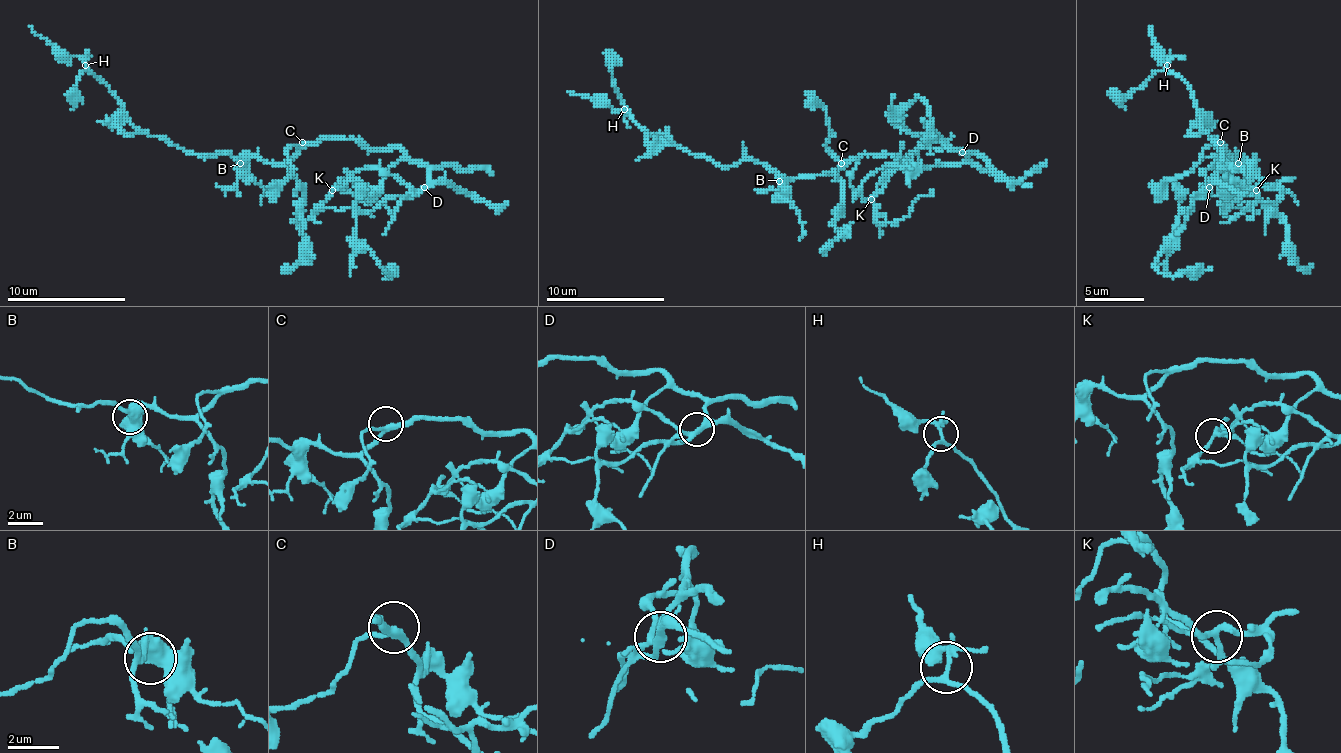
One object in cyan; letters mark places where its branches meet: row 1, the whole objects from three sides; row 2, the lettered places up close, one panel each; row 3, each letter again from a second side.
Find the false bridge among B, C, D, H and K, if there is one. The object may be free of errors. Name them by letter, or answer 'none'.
D

